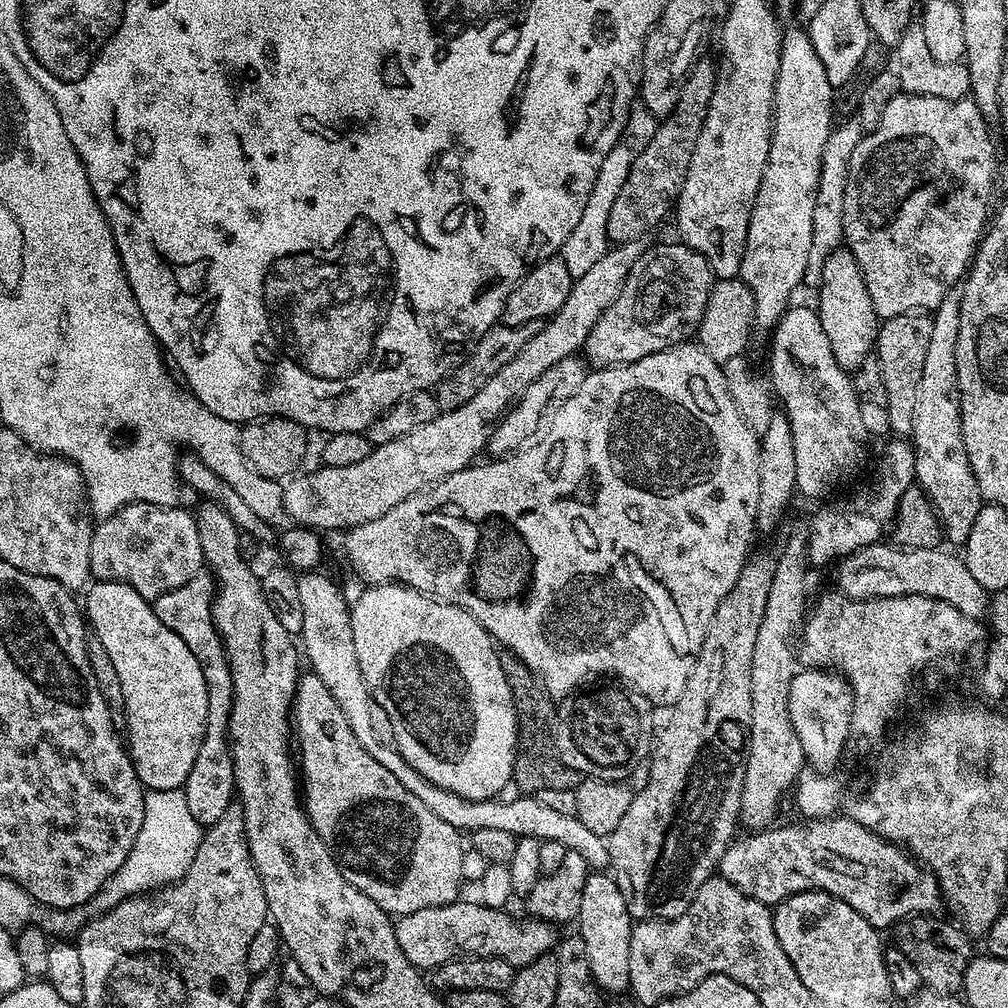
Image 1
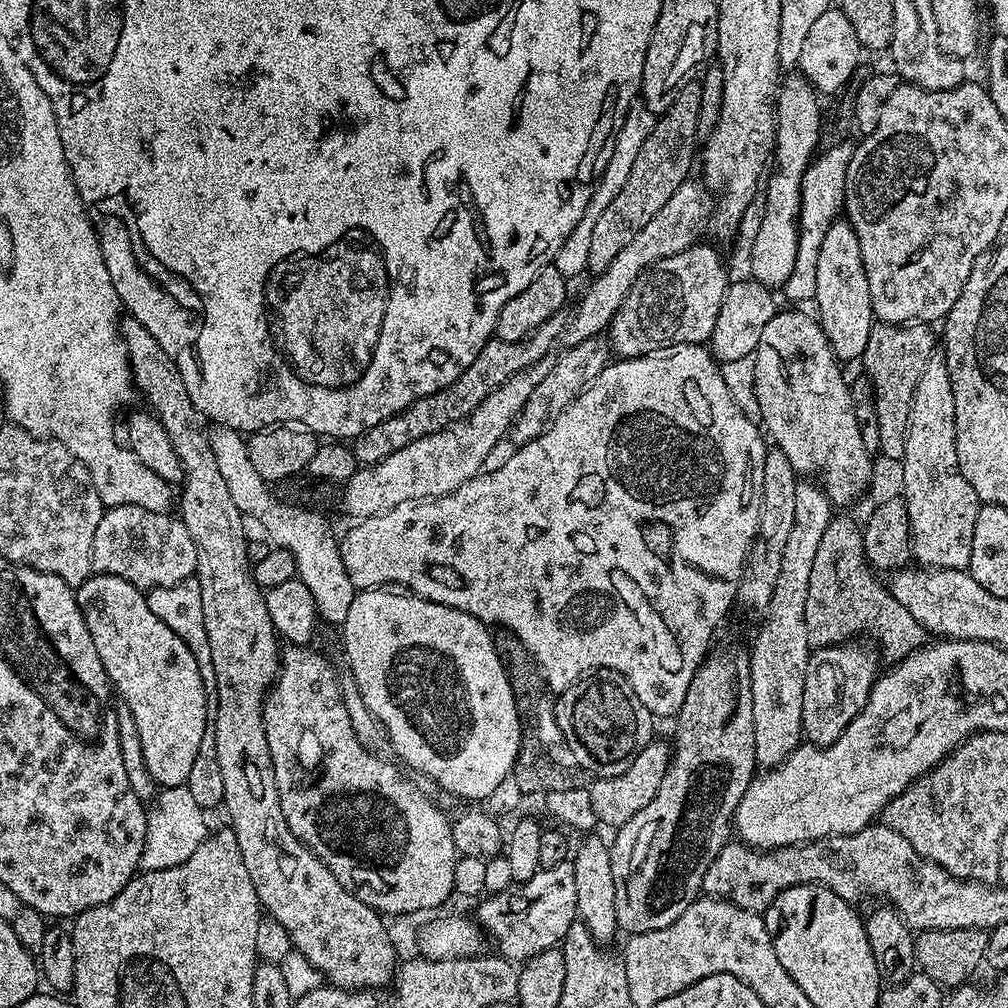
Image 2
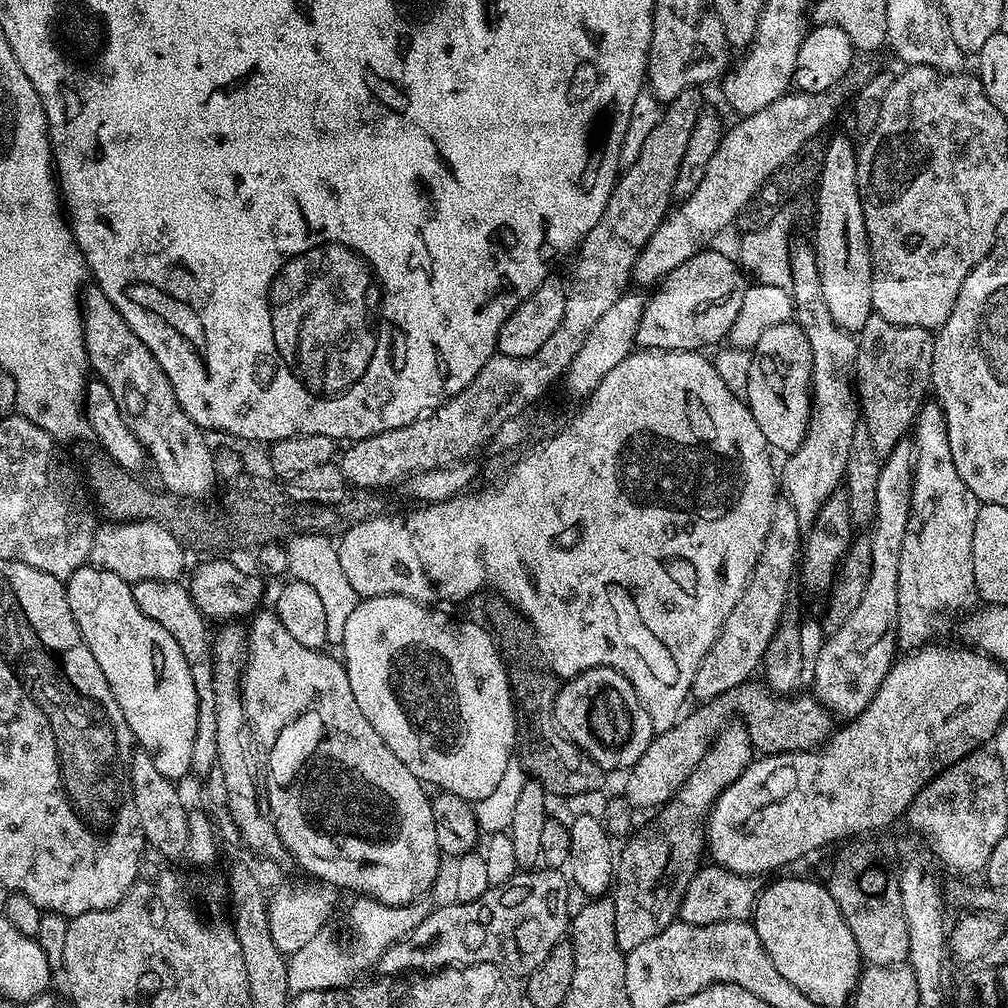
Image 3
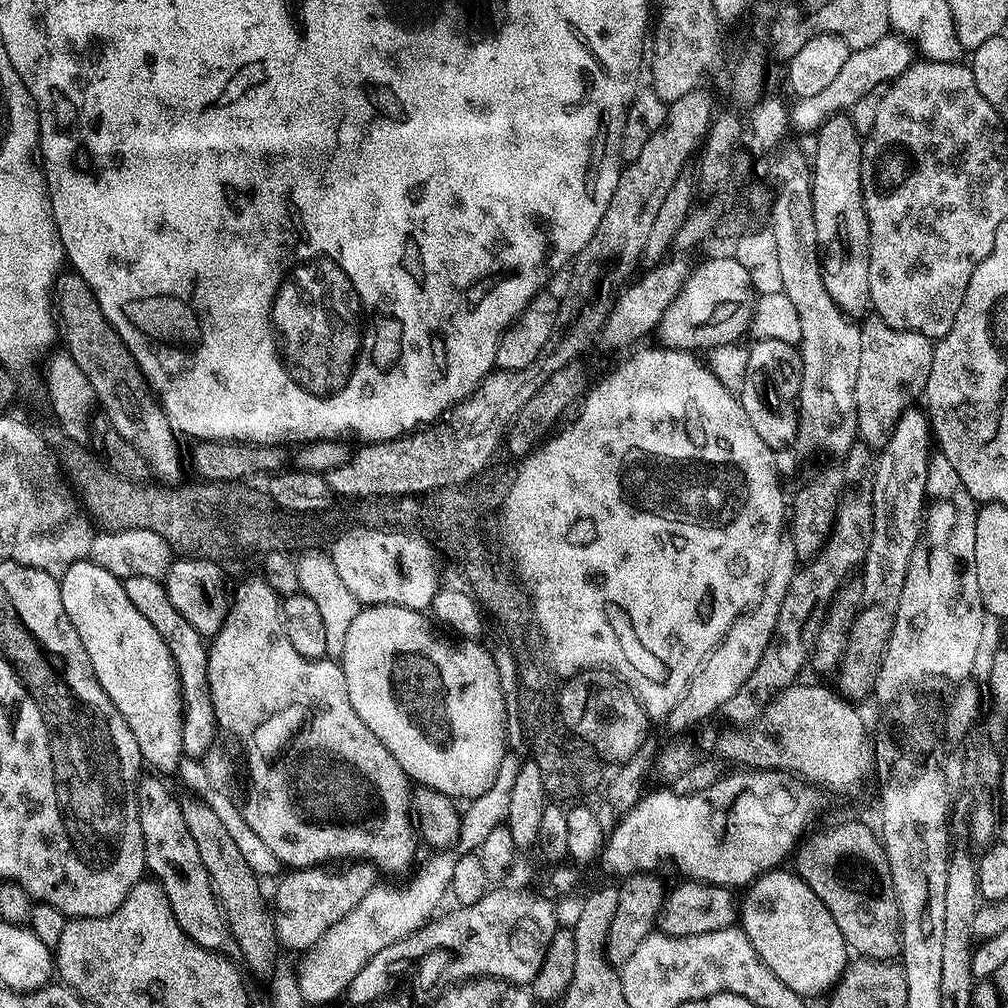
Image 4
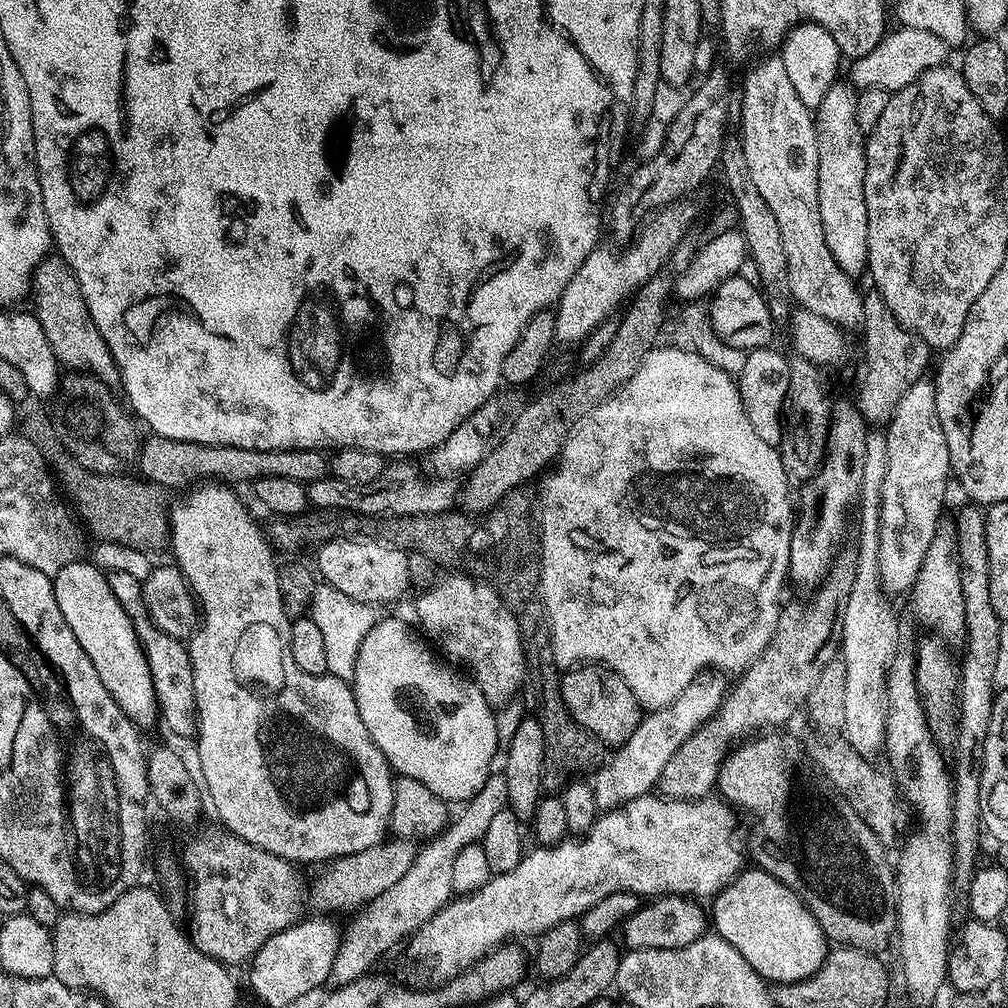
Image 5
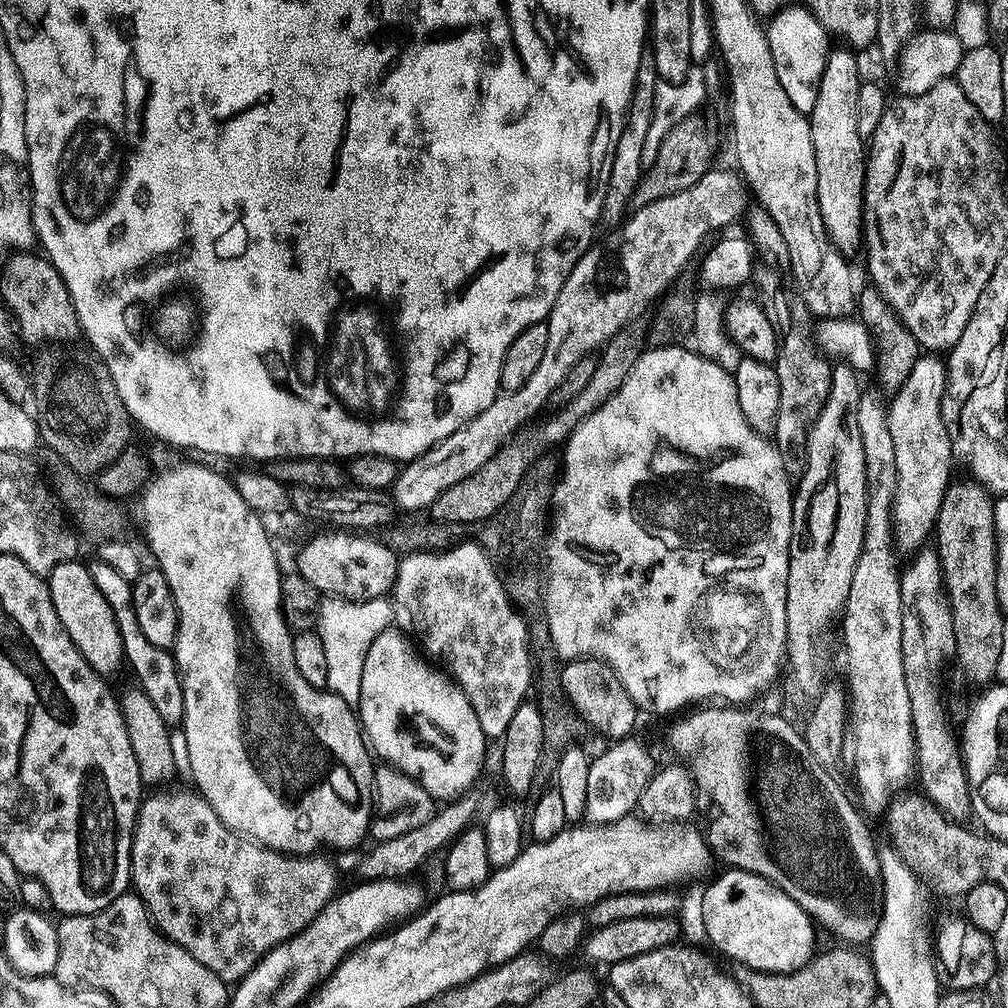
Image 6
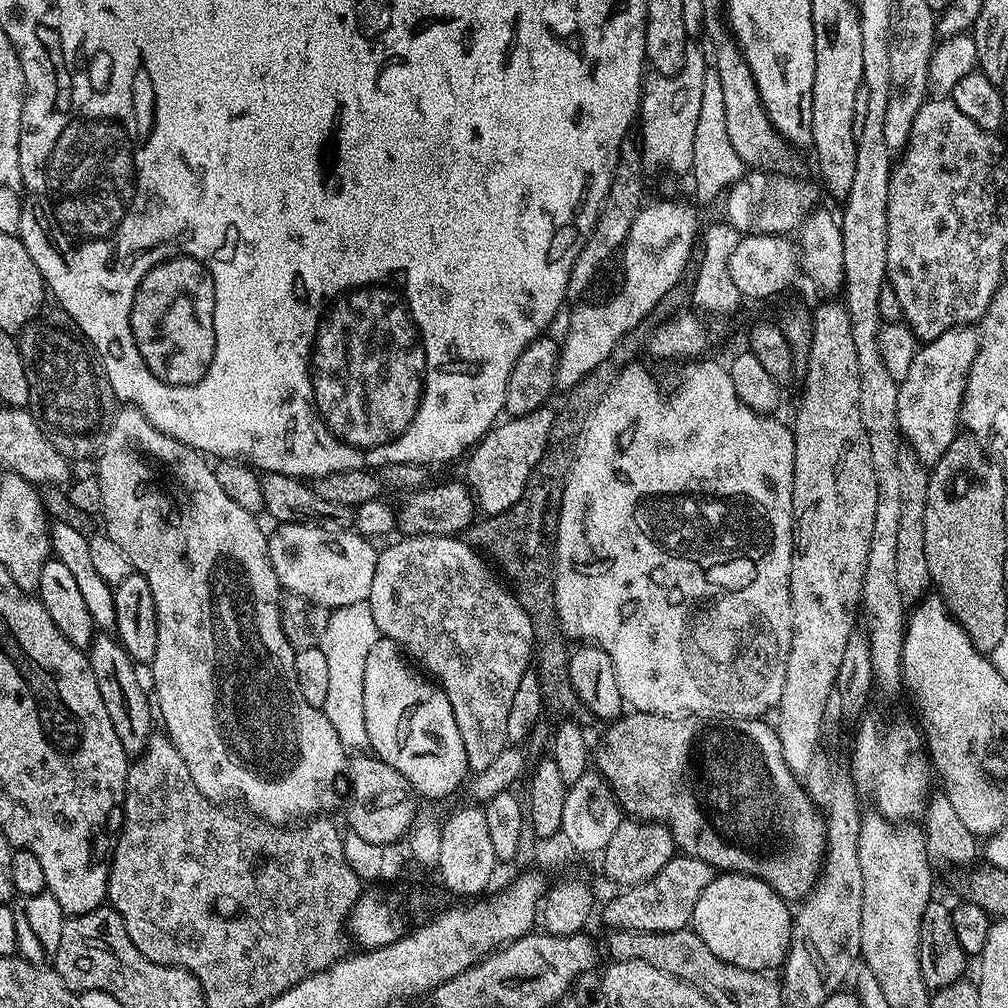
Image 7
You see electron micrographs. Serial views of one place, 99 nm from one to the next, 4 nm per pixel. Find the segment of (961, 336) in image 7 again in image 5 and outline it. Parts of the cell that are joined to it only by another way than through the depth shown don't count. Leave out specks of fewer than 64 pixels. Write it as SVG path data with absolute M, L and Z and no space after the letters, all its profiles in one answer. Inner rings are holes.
M931 379L914 382L906 390L898 410L886 425L890 462L886 462L886 483L882 486L880 525L878 526L878 574L889 597L911 593L912 583L922 570L922 558L930 550L936 527L942 522L940 510L948 492L952 463L938 422L936 386Z

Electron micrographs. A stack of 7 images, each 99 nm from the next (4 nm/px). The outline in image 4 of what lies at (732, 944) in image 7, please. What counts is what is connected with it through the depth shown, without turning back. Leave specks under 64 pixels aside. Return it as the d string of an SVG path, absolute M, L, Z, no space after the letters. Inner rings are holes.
M773 870L759 876L747 885L742 899L738 904L738 924L743 928L746 938L750 938L750 946L762 958L764 965L776 975L790 990L805 998L811 996L823 997L829 990L835 988L840 976L850 963L850 949L842 938L842 930L838 930L838 922L834 922L830 910L822 906L822 898L806 886L801 876L795 871Z

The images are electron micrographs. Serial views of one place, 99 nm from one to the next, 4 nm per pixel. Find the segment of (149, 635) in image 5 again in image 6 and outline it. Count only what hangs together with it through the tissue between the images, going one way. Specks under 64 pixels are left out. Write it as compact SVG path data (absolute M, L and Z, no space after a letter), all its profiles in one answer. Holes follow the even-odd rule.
M99 558L93 559L93 564L89 563L87 569L94 580L94 586L98 588L116 619L122 640L122 656L136 675L135 683L144 691L146 698L154 702L154 710L162 714L165 724L179 725L184 719L184 691L180 689L180 678L173 653L146 642L146 634L142 634L134 614L132 585L126 578L122 578L122 574L106 566L106 562L102 562Z

